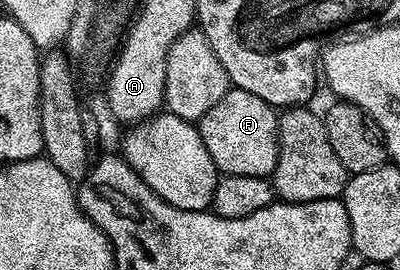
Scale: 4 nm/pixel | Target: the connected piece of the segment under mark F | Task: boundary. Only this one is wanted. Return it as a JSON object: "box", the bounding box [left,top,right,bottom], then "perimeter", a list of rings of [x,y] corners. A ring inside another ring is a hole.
{"box":[199,88,279,178],"perimeter":[[[230,88],[223,100],[199,119],[199,129],[207,152],[211,152],[211,160],[222,175],[269,178],[279,156],[278,121],[278,111],[259,100],[259,96]]]}

